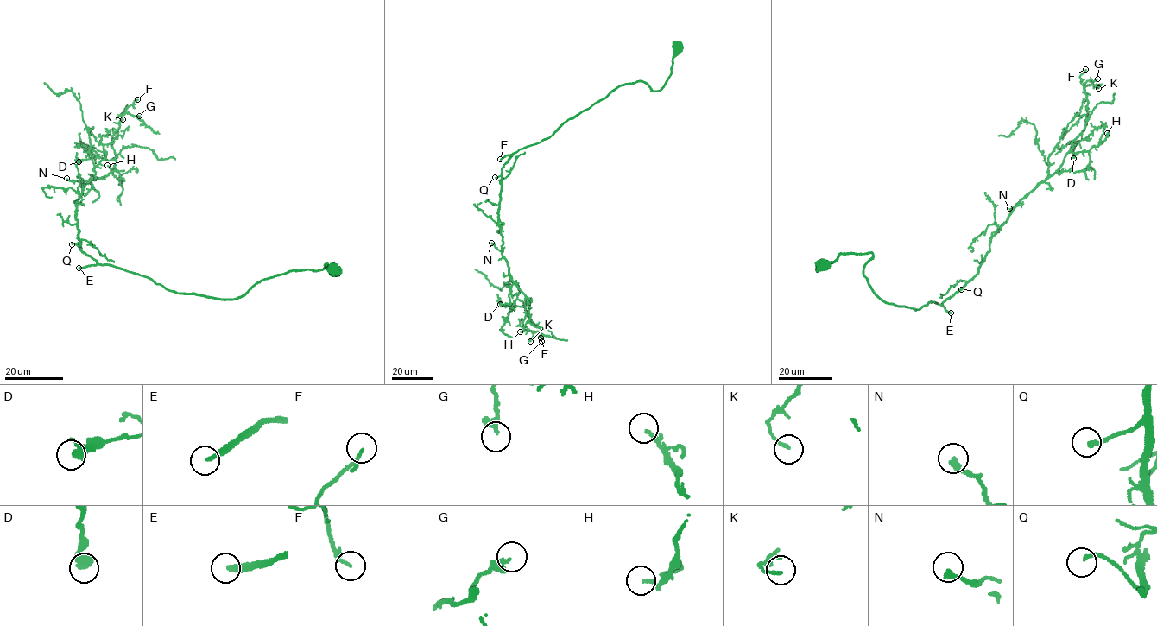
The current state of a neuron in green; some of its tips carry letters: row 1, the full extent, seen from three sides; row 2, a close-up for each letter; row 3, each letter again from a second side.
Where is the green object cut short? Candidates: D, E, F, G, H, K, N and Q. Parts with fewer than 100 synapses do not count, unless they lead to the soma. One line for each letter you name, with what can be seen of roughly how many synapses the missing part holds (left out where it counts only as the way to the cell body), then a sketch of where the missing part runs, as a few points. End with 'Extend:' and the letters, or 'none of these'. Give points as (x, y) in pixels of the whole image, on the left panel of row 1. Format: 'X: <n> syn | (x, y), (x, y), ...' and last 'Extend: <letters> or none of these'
E: 400 syn
Extend: E

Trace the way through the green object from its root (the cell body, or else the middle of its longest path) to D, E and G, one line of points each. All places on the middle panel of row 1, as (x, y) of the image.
D: (677, 47), (660, 90), (640, 81), (620, 85), (504, 166), (502, 254), (526, 304), (500, 304)
E: (677, 47), (671, 75), (660, 90), (653, 91), (640, 81), (620, 85), (567, 120), (549, 136), (500, 159)
G: (677, 47), (660, 90), (640, 81), (620, 85), (502, 167), (502, 254), (525, 295), (523, 326), (541, 341)

